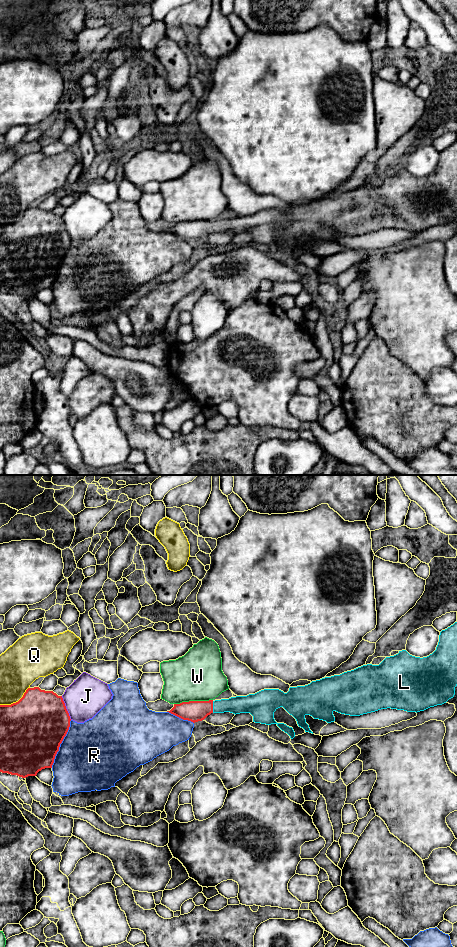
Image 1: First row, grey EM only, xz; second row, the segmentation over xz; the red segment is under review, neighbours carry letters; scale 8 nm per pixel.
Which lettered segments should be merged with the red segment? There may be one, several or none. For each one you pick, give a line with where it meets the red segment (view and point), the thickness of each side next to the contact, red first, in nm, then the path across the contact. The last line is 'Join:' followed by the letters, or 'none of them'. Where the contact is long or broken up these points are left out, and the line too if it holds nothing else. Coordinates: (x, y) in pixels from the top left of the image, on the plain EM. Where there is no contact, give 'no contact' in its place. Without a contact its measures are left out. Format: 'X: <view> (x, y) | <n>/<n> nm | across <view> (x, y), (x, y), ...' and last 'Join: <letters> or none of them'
L: xz (212, 227) | 170/140 nm | across xz (194, 231), (212, 227), (240, 224)
Join: L

